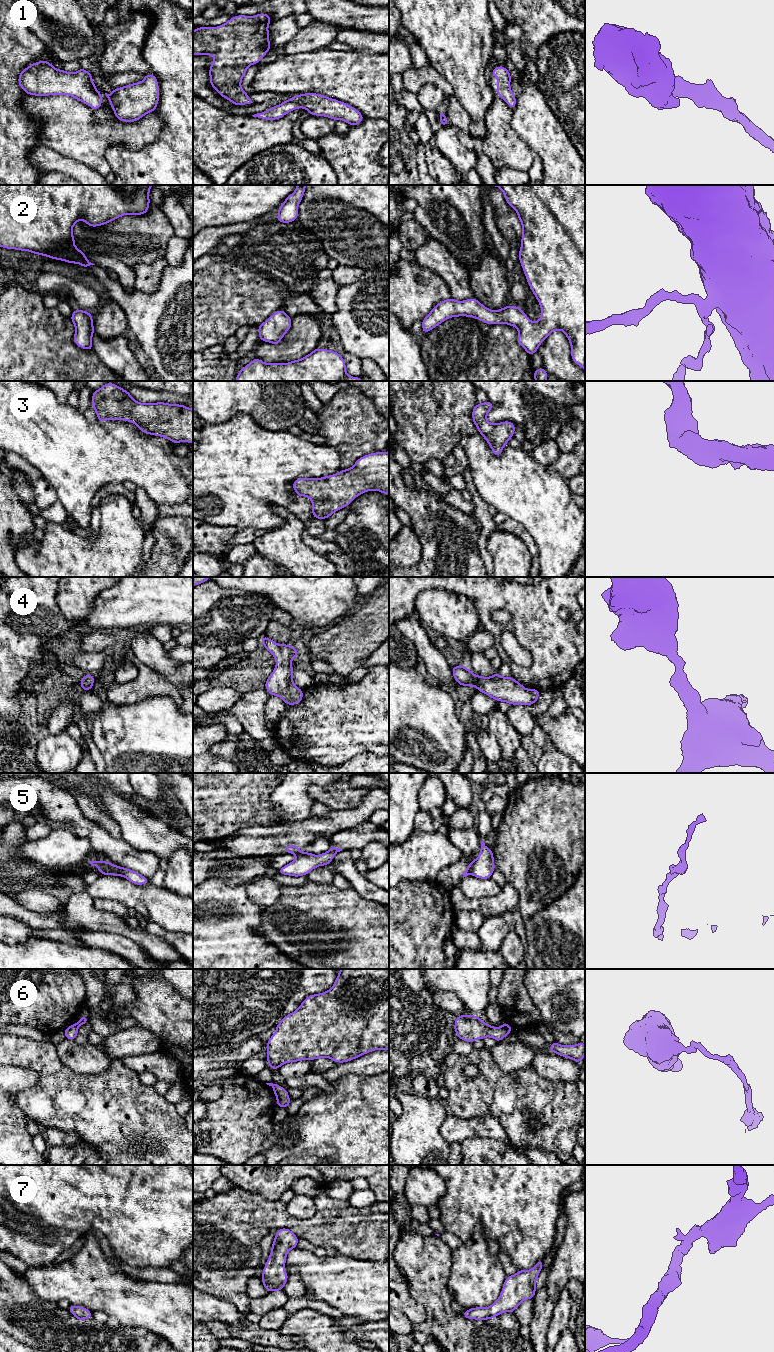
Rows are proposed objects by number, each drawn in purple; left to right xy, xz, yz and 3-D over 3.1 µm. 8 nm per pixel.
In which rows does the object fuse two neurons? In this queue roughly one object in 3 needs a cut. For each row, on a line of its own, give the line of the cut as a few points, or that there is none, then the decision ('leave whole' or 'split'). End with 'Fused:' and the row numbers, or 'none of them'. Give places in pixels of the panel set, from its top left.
1: no cut | leave whole
2: no cut | leave whole
3: no cut | leave whole
4: no cut | leave whole
5: xz (300, 853), (297, 856) | split
6: xy (75, 1024), (78, 1026) | split
7: no cut | leave whole
Fused: 5, 6

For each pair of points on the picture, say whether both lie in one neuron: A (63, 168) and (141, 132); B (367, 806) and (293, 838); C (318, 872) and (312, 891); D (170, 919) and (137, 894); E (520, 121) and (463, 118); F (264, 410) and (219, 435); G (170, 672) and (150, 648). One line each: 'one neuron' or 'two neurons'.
A: two neurons
B: one neuron
C: two neurons
D: one neuron
E: two neurons
F: two neurons
G: one neuron

